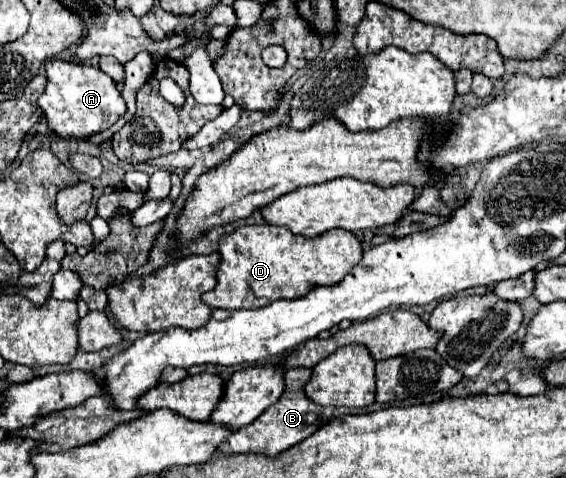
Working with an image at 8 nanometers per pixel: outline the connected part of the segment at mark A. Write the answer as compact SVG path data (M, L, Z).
M47 60L47 88L39 98L39 106L47 118L49 128L63 138L87 138L113 126L125 112L125 100L117 84L101 68L83 62Z

